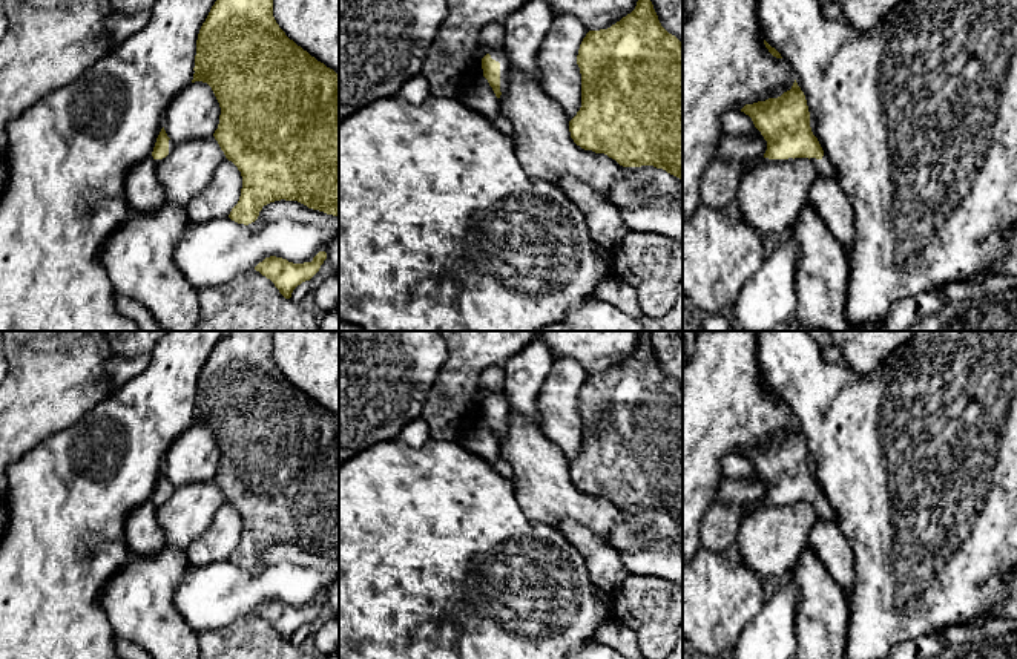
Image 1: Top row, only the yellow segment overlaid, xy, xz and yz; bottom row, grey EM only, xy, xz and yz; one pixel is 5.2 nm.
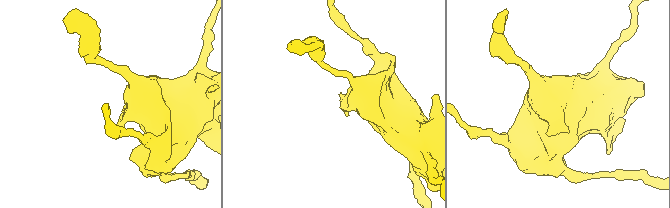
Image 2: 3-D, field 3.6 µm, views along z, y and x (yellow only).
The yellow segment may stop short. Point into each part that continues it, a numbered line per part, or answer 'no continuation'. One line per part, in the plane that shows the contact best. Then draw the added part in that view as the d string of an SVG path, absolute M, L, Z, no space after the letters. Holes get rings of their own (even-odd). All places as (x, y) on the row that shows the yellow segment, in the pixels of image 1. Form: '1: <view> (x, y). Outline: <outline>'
1: xz (497, 54). Outline: M495 48L495 49L488 49L485 51L482 55L482 58L489 54L492 60L500 63L500 98L499 101L502 101L508 92L508 70L509 70L509 61L506 58L506 54L503 51L503 48Z

